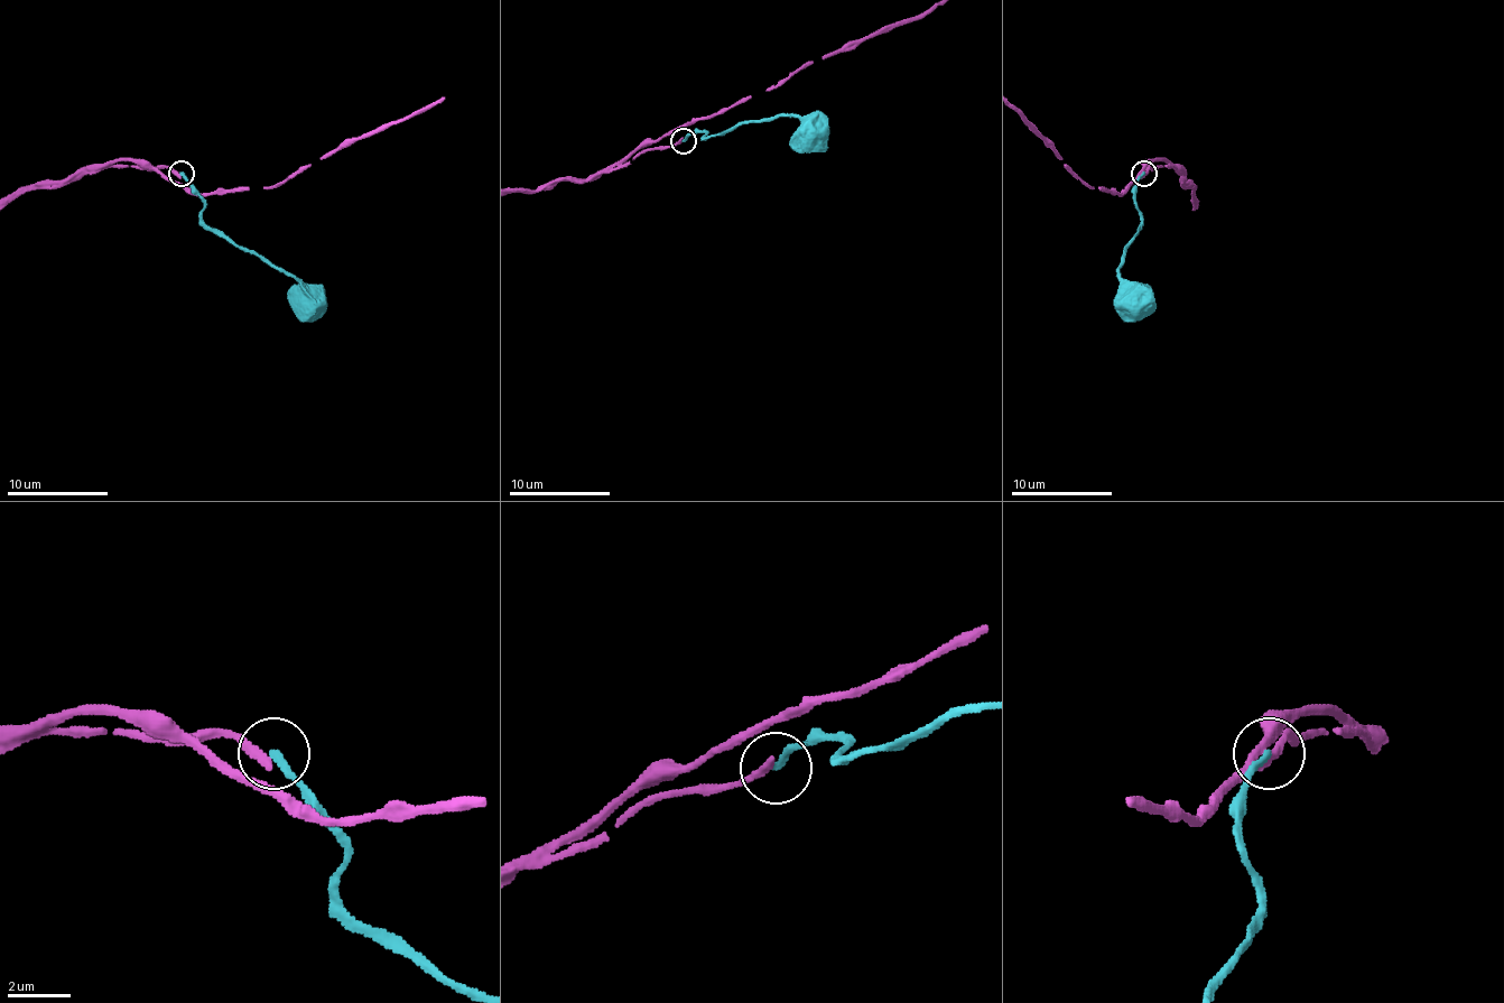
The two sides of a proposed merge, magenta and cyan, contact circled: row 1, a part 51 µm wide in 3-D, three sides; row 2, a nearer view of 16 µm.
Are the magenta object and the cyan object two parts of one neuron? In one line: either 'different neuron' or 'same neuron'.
different neuron

